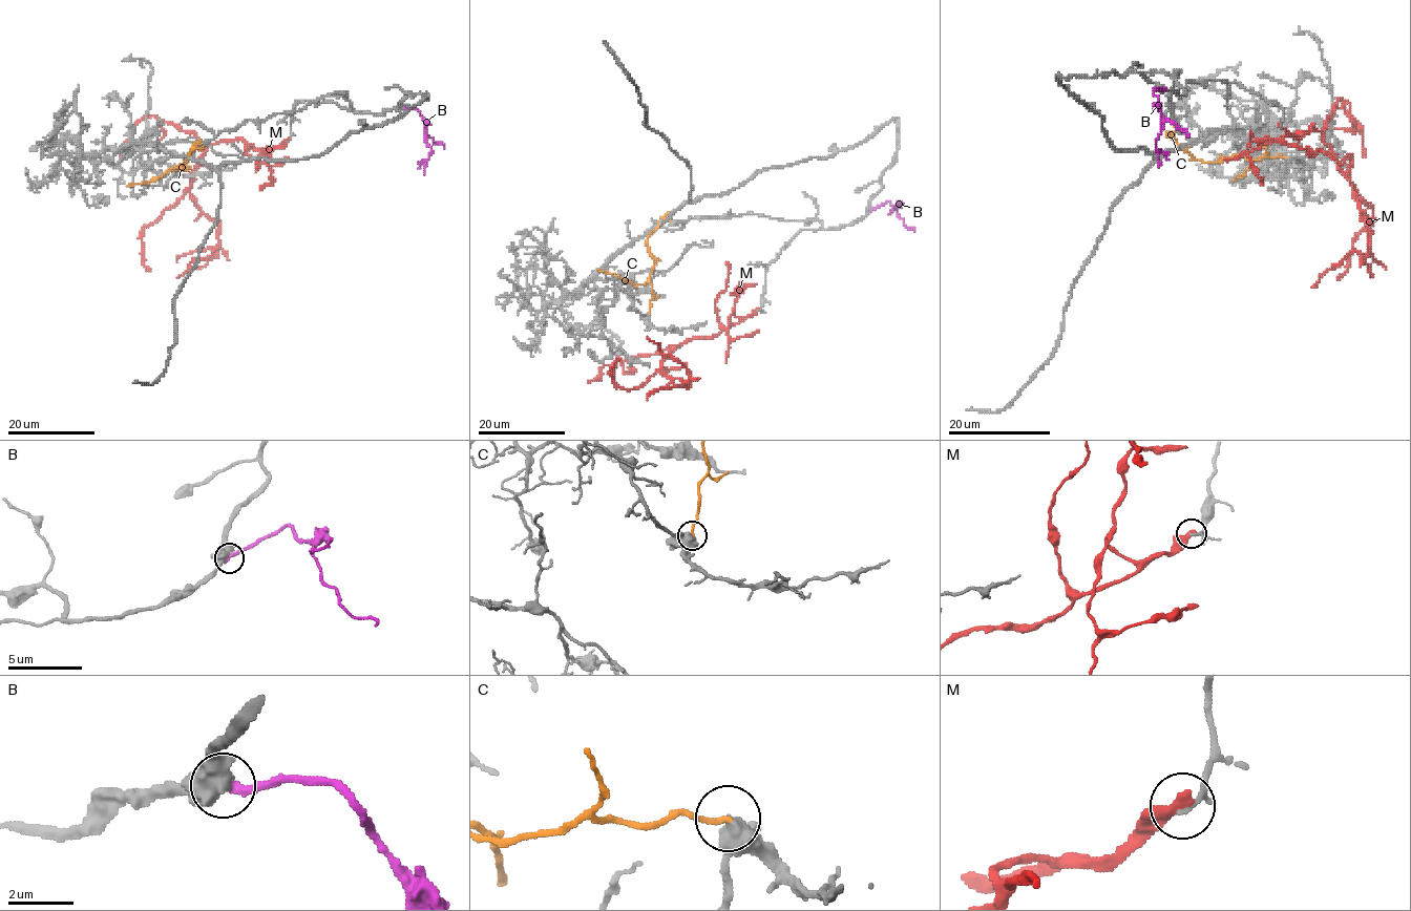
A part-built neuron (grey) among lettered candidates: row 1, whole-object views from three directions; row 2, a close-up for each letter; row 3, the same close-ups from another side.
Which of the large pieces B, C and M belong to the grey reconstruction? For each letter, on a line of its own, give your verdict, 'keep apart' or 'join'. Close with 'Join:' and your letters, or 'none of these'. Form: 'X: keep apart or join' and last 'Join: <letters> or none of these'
B: keep apart
C: keep apart
M: keep apart
Join: none of these

